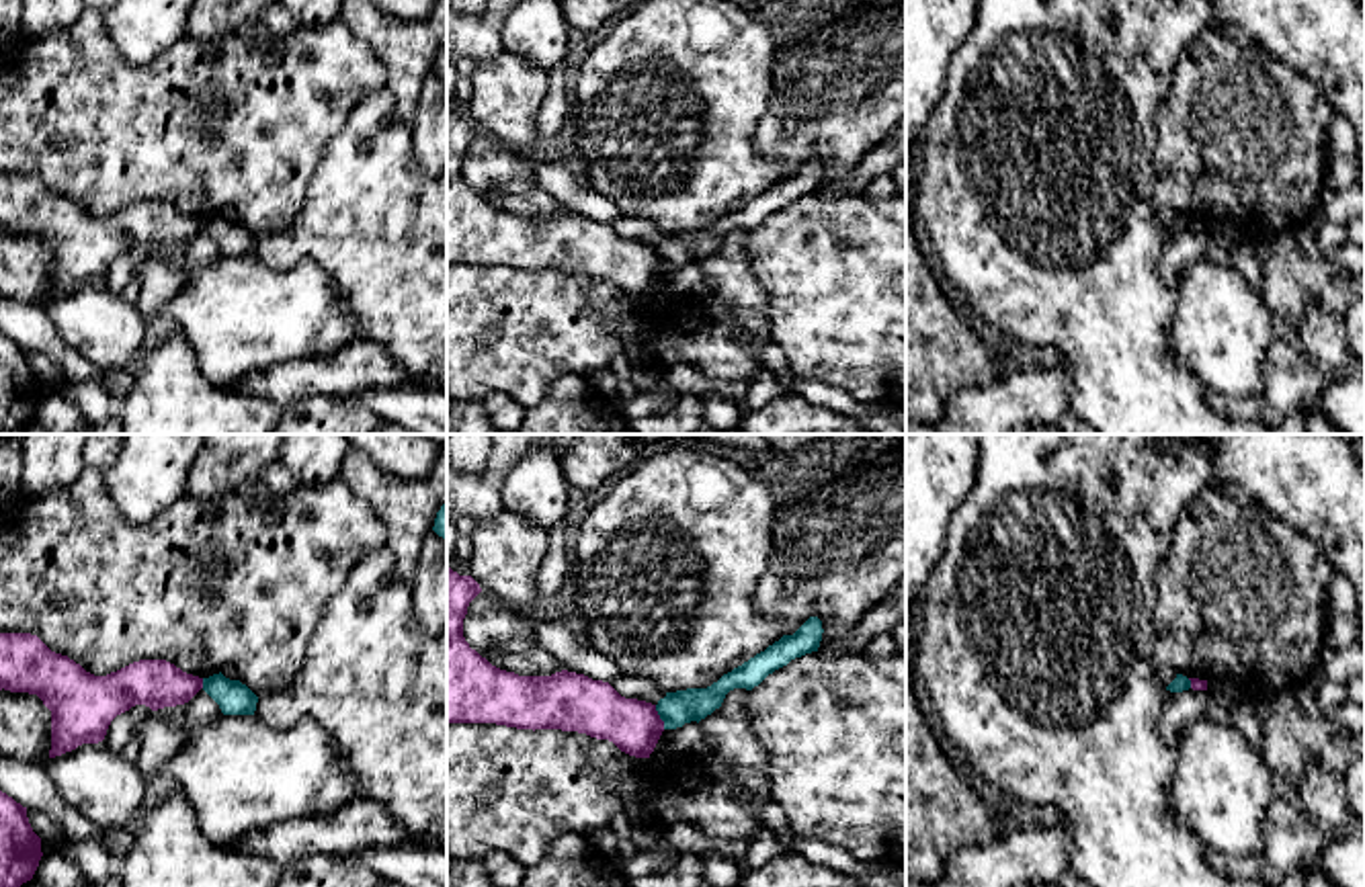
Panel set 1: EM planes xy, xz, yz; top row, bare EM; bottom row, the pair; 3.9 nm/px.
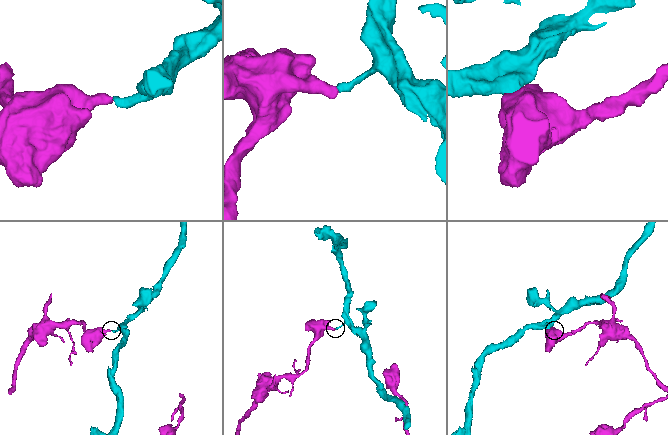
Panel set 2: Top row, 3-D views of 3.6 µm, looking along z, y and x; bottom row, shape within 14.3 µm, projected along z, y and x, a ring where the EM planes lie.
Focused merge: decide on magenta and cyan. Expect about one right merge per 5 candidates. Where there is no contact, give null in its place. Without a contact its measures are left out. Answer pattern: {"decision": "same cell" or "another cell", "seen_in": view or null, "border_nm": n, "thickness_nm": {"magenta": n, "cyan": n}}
{"decision": "another cell", "seen_in": "xz", "border_nm": 100, "thickness_nm": {"magenta": 220, "cyan": 140}}

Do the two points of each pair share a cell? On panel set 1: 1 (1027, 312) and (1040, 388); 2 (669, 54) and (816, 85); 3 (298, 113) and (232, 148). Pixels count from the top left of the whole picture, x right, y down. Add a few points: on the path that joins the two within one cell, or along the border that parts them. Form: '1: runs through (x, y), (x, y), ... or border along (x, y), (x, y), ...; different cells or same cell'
1: border along (1013, 359), (1031, 361); different cells
2: border along (777, 48), (771, 101), (757, 121); different cells
3: runs through (281, 113), (269, 113), (249, 132); same cell

